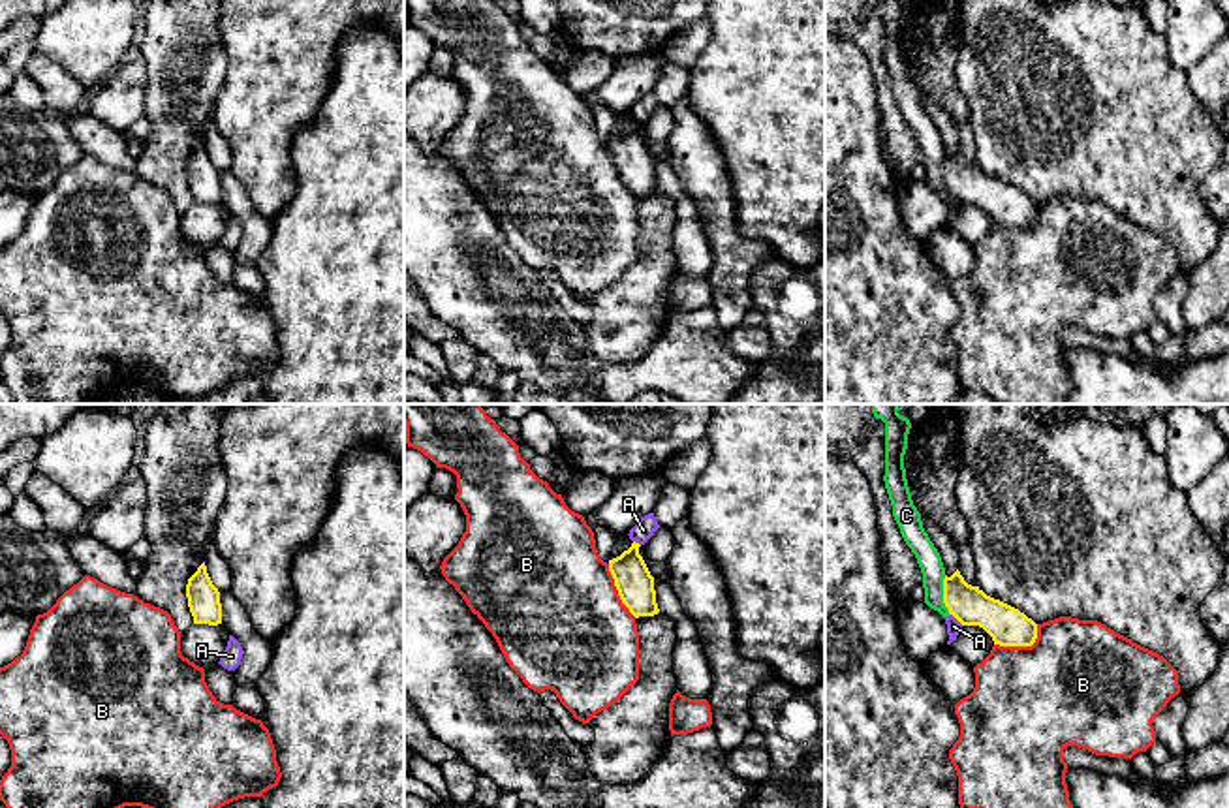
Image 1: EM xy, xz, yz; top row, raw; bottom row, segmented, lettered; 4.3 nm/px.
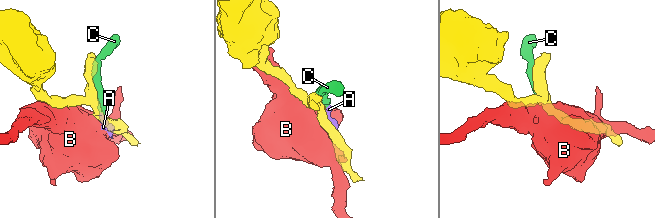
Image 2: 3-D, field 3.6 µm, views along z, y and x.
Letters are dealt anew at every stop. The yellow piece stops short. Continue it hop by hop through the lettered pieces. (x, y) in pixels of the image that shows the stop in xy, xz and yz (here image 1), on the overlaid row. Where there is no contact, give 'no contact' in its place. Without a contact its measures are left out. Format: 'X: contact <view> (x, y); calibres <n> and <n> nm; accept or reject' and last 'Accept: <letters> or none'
A: contact yz (957, 619); calibres 170 and 60 nm; reject
B: contact yz (1023, 645); calibres 170 and 480 nm; reject
C: contact yz (944, 594); calibres 160 and 100 nm; reject
Accept: none

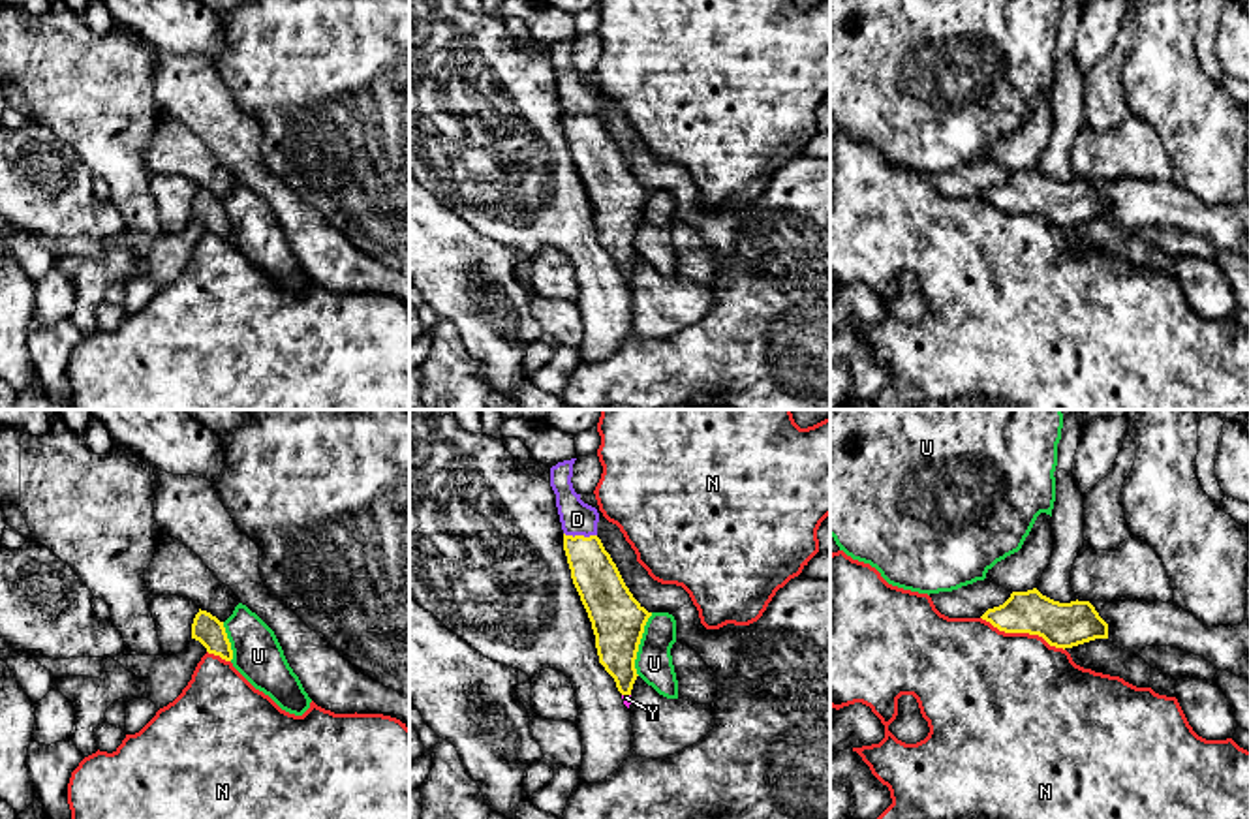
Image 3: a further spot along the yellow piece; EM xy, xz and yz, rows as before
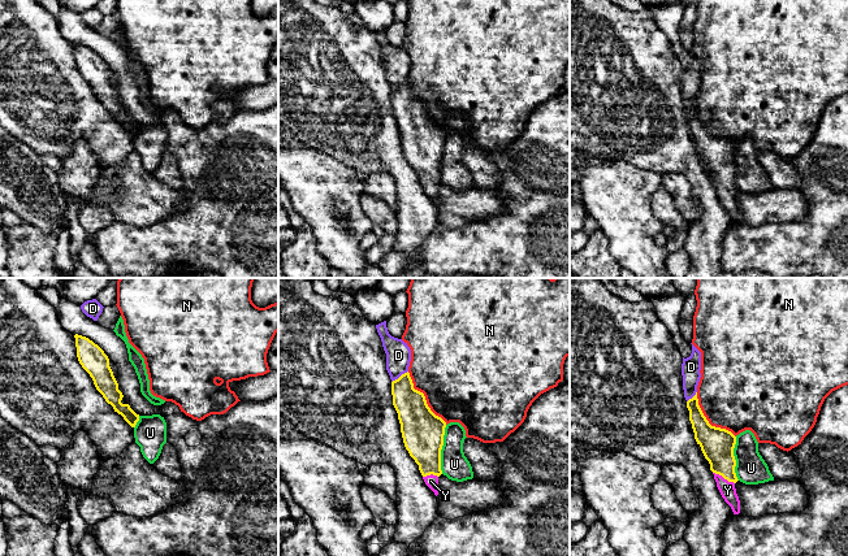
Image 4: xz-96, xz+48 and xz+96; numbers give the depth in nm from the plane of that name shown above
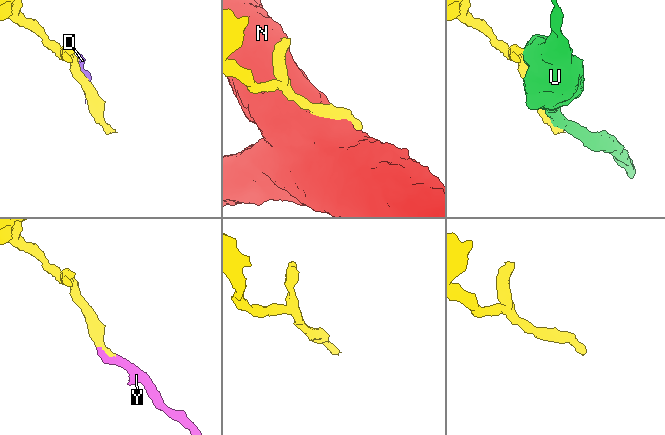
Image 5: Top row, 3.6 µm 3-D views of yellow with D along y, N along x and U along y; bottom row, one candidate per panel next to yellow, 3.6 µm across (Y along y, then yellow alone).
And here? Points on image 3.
D: contact xz (581, 536); calibres 200 and 140 nm; reject
N: contact yz (1022, 632); calibres 190 and 480 nm; reject
U: contact xz (639, 643); calibres 220 and 160 nm; reject
Y: contact xz (626, 694); calibres 190 and 30 nm; accept
Accept: Y

